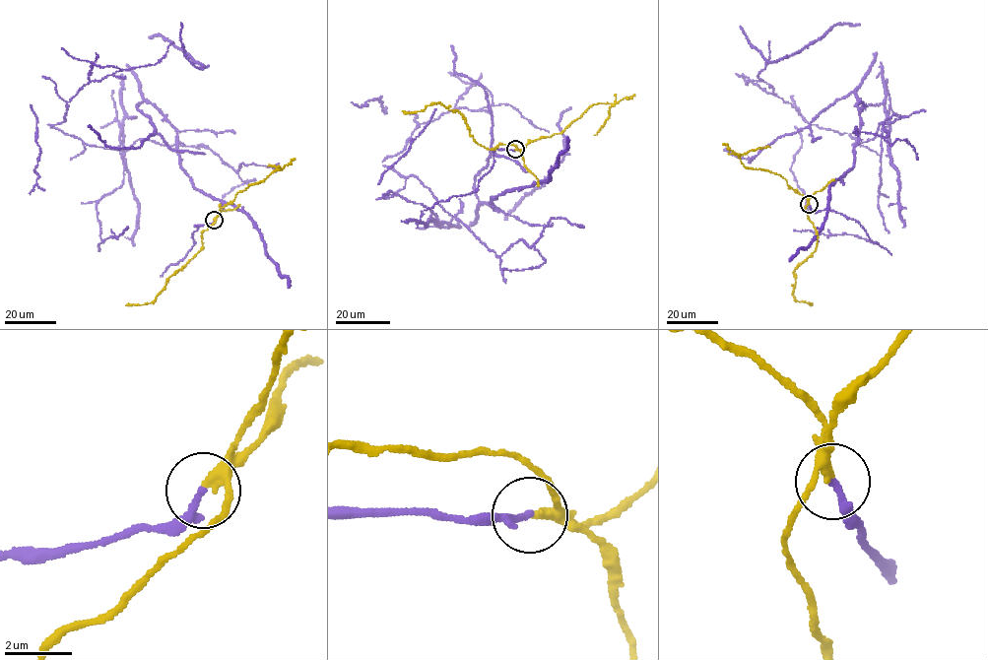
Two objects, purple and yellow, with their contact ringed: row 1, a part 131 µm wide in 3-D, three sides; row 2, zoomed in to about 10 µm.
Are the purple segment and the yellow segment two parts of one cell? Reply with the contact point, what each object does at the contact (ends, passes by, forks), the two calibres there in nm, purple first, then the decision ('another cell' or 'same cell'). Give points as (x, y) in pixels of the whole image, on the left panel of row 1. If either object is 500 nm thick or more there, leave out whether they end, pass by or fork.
at (214, 220); purple ends there; yellow passes by; 220 nm thick on the purple side, 260 nm on the other; another cell

